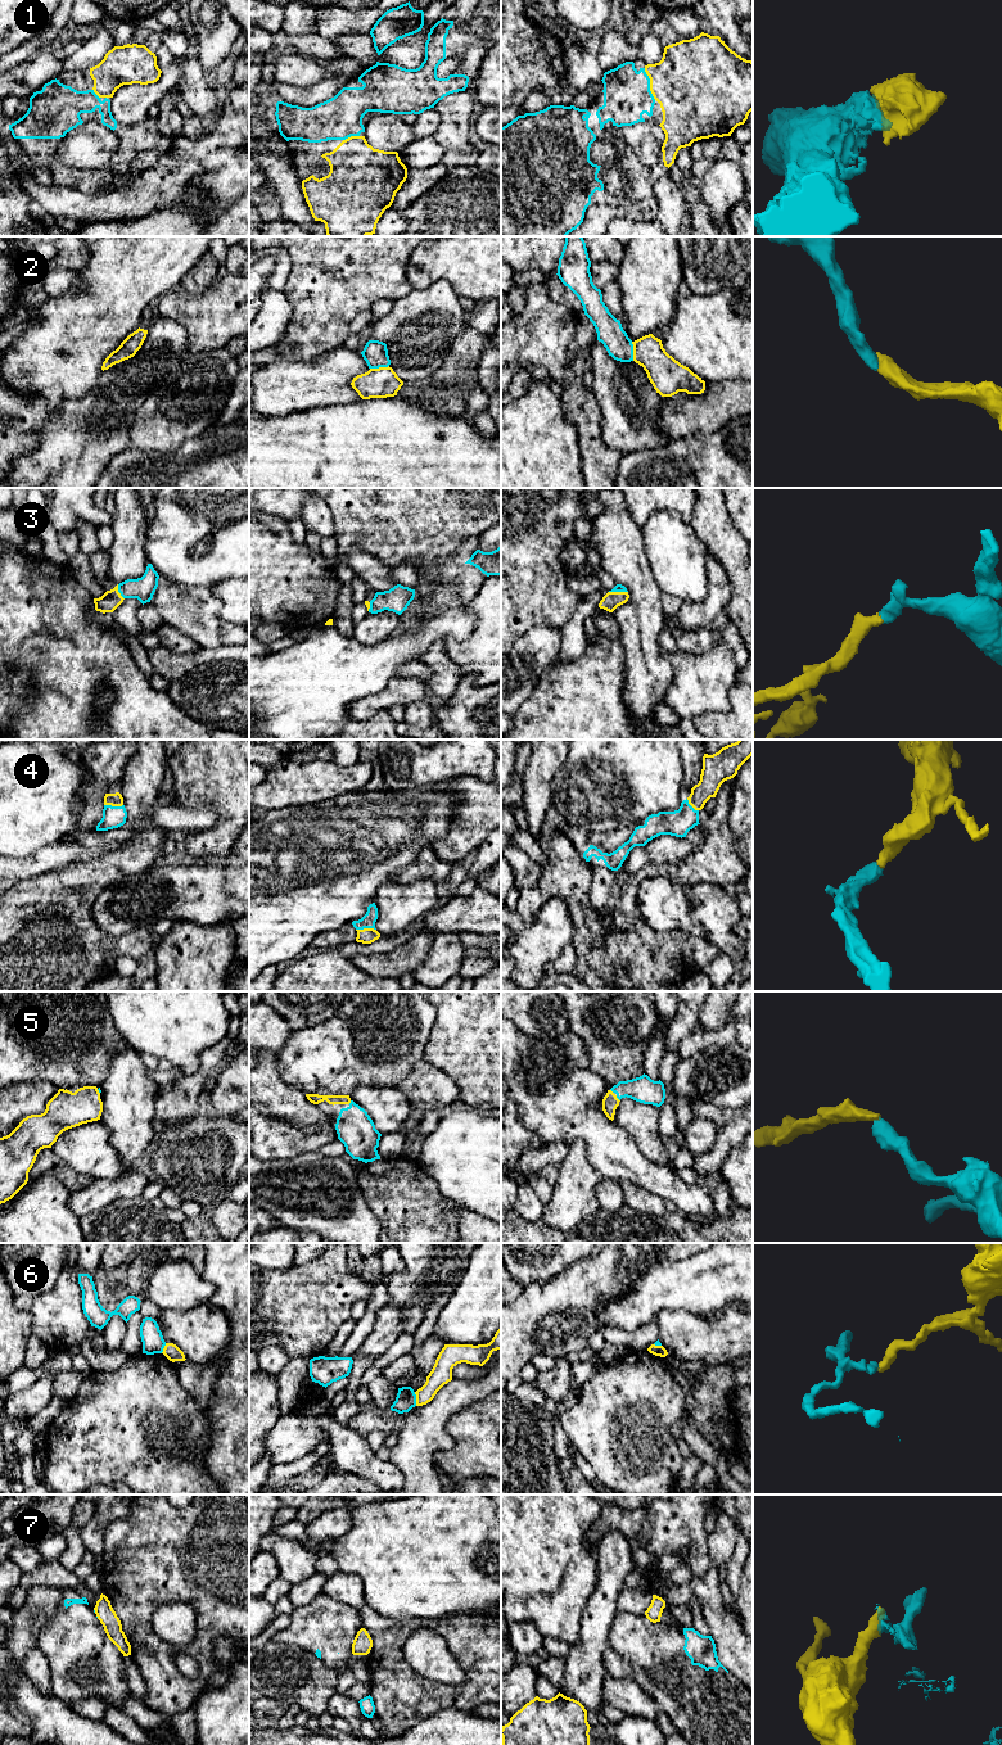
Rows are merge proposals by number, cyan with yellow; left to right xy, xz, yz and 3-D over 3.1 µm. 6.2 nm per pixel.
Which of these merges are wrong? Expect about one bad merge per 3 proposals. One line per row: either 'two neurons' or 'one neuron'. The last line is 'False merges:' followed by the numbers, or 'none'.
1: one neuron
2: one neuron
3: one neuron
4: one neuron
5: one neuron
6: two neurons
7: two neurons
False merges: 6, 7

